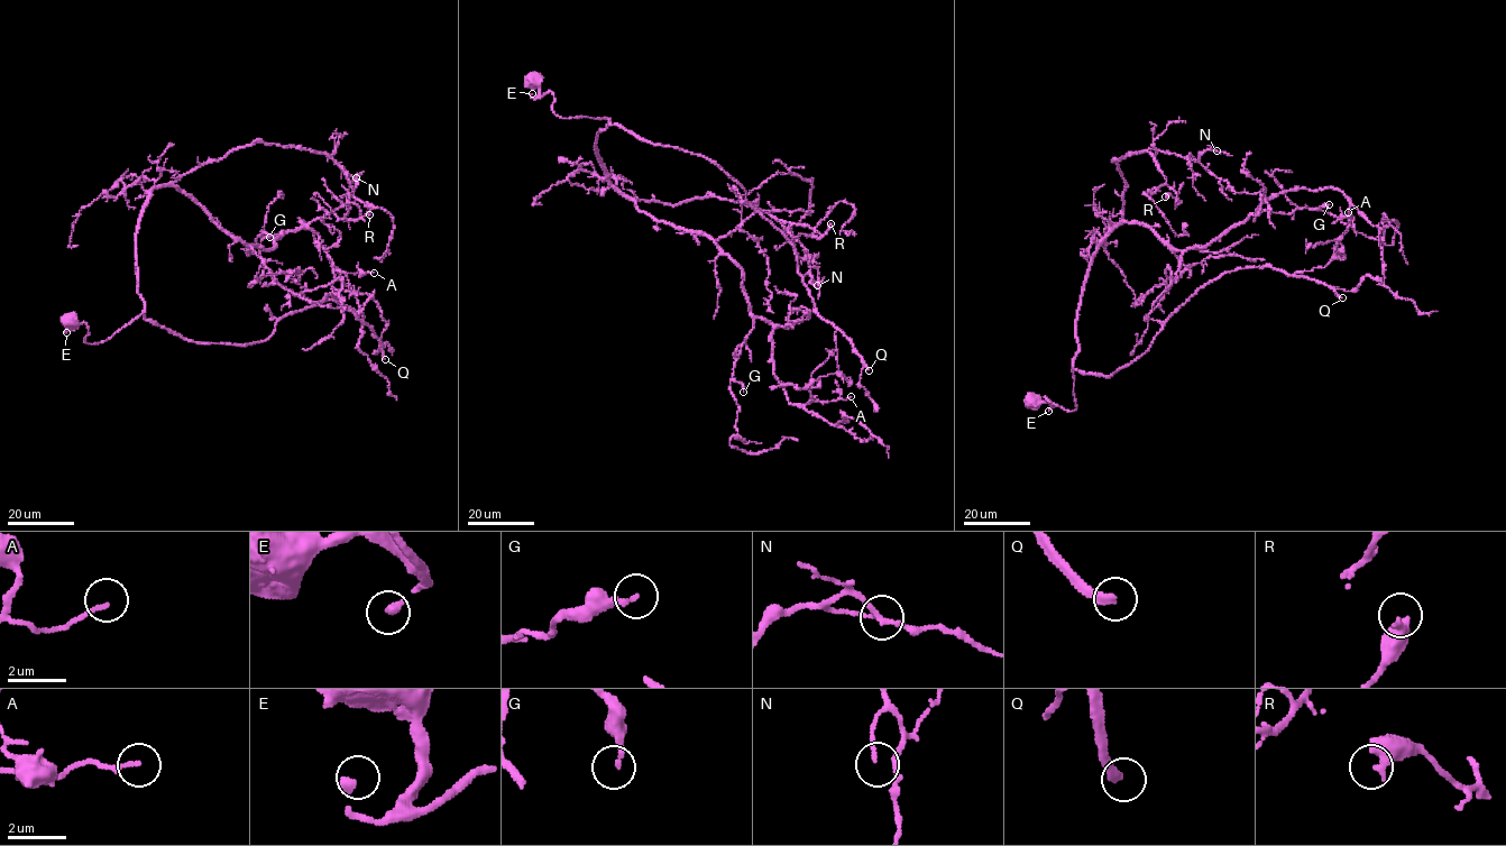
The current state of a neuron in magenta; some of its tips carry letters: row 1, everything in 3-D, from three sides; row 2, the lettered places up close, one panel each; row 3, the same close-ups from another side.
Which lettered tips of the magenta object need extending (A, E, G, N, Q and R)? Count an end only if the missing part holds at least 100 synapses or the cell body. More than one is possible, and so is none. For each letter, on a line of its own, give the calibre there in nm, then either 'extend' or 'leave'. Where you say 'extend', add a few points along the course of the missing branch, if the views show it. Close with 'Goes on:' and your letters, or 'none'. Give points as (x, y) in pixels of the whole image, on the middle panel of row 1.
A: calibre 140 nm; leave
E: calibre 280 nm; leave
G: calibre 180 nm; leave
N: calibre 120 nm; leave
Q: calibre 240 nm; extend
R: calibre 440 nm; leave
Goes on: Q

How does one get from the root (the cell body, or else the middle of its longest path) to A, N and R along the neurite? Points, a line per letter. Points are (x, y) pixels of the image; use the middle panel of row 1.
A: (536, 82), (558, 116), (609, 119), (595, 145), (613, 186), (737, 266), (788, 401), (851, 396)
N: (536, 82), (558, 116), (609, 119), (595, 145), (626, 195), (768, 211), (817, 285)
R: (536, 82), (558, 116), (609, 119), (595, 145), (627, 196), (677, 205), (717, 196), (824, 236), (830, 223)

